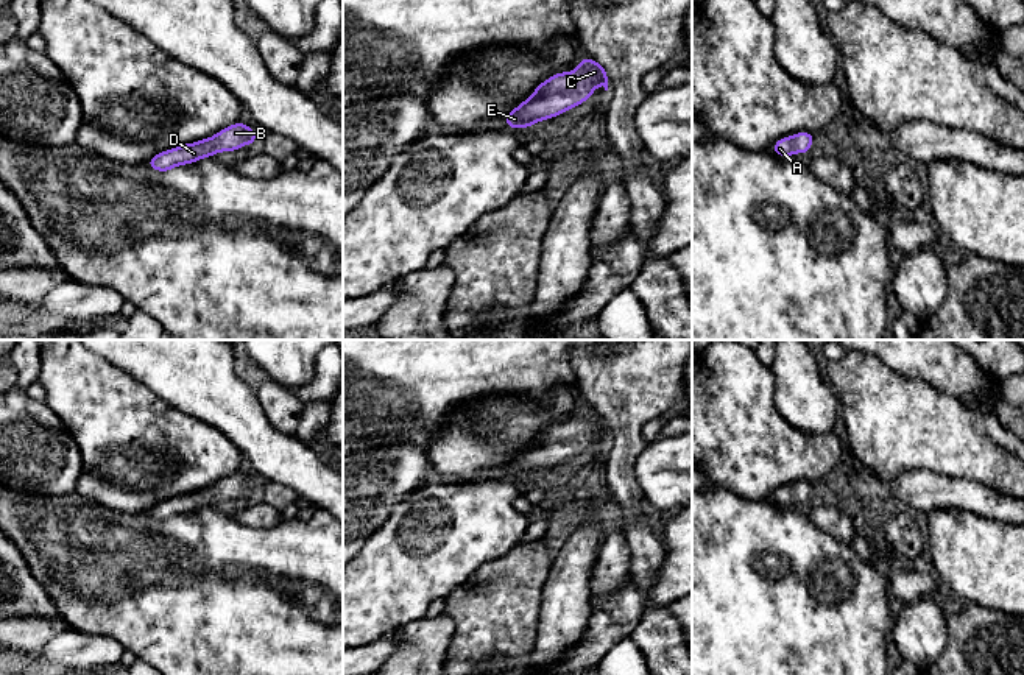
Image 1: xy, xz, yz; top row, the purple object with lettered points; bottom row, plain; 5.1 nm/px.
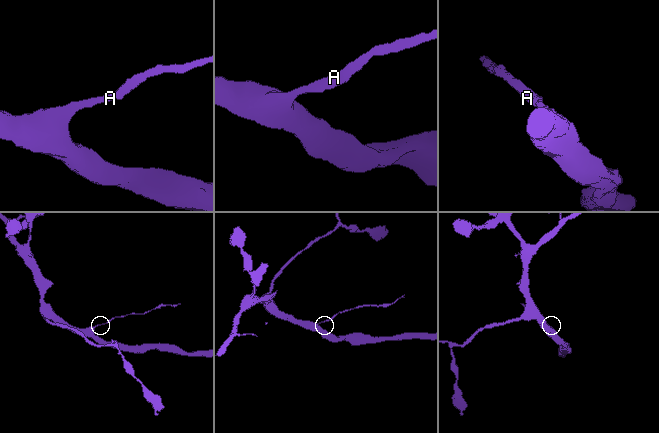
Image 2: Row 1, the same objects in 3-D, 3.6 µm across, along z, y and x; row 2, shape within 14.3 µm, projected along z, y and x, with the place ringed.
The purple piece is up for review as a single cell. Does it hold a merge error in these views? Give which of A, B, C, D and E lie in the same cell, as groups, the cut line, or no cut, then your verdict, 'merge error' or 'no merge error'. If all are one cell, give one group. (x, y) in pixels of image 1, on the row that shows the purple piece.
A B C D E | no cut | no merge error

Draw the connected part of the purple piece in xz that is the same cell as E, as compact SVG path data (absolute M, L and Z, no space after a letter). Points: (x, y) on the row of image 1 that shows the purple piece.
M583 58L577 72L556 73L535 89L535 94L511 111L505 118L508 128L530 128L538 120L561 115L592 97L597 84L608 90L608 75L603 67Z

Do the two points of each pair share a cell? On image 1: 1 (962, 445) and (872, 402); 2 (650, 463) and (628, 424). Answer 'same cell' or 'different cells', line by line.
1: same cell
2: different cells

